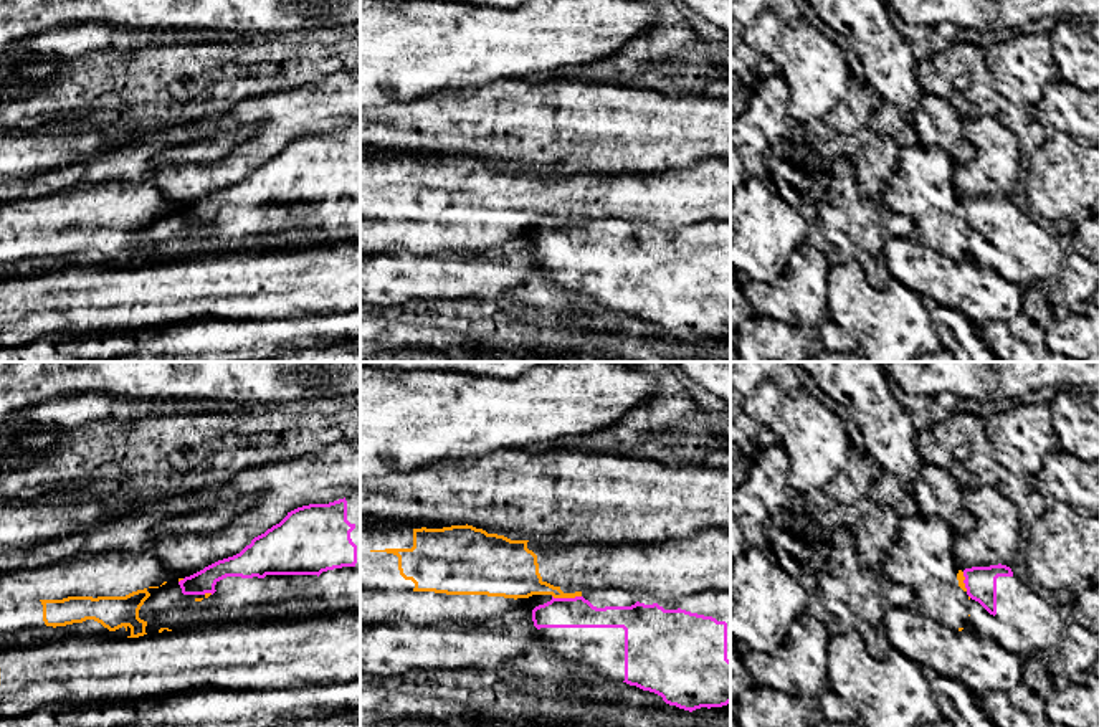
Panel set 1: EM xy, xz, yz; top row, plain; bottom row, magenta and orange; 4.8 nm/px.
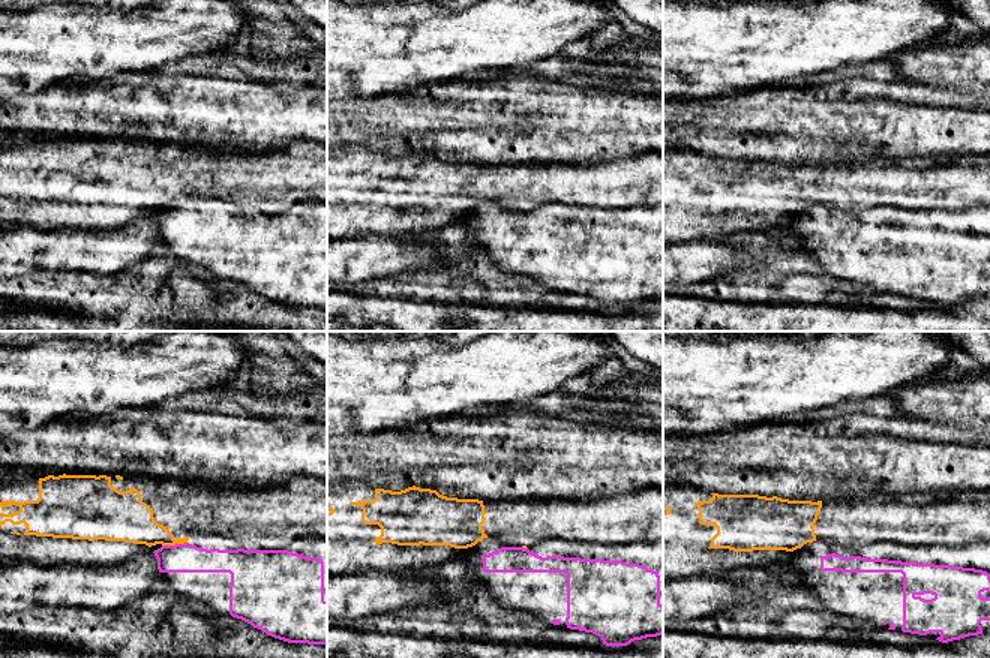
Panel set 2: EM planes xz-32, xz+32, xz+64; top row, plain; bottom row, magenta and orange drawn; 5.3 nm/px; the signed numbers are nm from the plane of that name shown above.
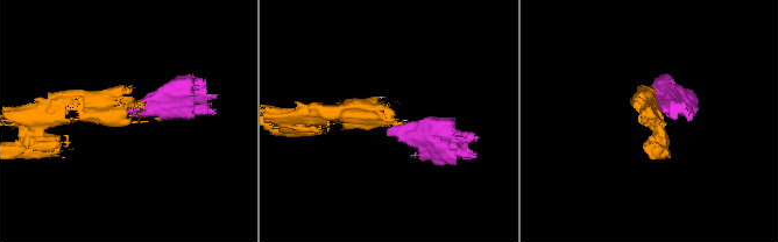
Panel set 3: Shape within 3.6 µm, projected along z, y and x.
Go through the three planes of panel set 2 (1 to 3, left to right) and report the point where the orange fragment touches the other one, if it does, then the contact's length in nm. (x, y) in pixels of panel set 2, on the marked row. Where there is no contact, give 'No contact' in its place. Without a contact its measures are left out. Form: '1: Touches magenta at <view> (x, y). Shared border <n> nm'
1: Touches magenta at xz-32 (176, 544). Shared border 140 nm
2: Touches magenta at xz+32 (527, 547). Shared border 30 nm
3: No contact

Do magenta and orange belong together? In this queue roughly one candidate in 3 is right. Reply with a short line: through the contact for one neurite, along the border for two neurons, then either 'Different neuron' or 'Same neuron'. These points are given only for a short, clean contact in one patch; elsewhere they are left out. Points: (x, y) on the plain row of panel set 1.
Line: xz (552, 225), (580, 227). Different neuron

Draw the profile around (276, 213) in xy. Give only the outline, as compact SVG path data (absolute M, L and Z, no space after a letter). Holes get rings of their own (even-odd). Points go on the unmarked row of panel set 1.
M266 205L261 210L266 221L271 223L306 221L309 225L317 211L317 205Z

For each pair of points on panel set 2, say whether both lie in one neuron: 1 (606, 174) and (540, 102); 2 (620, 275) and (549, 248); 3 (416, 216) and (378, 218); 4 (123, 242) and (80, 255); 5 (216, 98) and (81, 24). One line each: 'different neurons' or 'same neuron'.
1: different neurons
2: same neuron
3: same neuron
4: same neuron
5: different neurons

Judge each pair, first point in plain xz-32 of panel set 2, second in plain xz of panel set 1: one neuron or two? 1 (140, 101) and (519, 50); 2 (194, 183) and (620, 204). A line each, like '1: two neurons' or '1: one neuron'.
1: two neurons
2: one neuron

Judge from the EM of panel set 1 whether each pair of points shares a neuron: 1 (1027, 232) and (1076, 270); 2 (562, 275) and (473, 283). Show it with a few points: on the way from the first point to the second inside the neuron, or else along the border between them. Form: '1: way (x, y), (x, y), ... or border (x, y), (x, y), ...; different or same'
1: way (1038, 245), (1063, 270); same
2: border (537, 263), (547, 276); different

